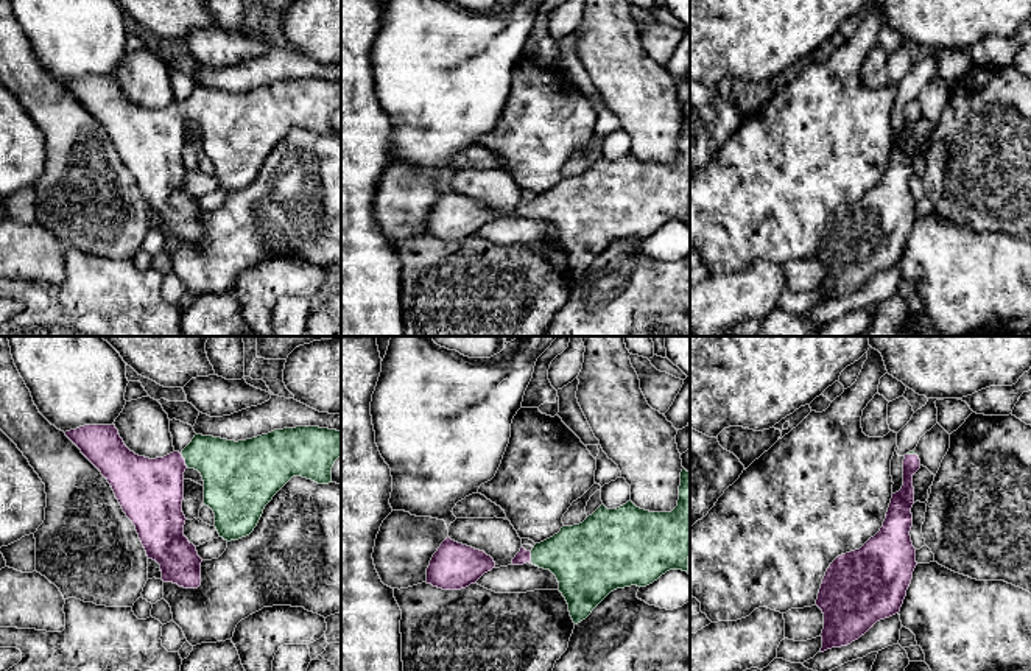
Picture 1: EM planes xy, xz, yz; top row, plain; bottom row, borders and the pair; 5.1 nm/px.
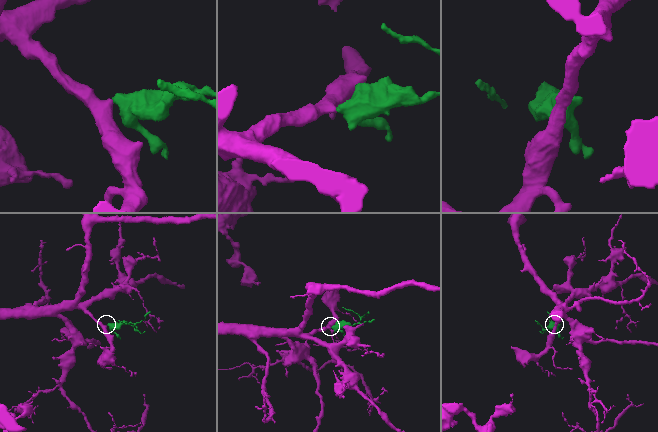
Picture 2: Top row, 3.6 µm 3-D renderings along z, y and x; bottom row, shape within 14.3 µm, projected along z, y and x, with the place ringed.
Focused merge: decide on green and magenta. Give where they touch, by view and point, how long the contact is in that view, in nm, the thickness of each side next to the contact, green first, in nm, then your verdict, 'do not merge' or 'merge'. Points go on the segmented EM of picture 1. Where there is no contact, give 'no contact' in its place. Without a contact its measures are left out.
xy (184, 458) | 80 nm | 300/340 nm | merge

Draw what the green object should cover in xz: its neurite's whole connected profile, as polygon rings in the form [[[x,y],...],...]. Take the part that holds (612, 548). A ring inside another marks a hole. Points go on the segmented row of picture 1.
[[[682,469],[679,500],[671,512],[649,512],[637,508],[632,501],[617,509],[601,504],[582,523],[562,526],[558,534],[536,543],[531,551],[522,546],[511,565],[530,562],[550,570],[559,582],[559,592],[568,604],[573,623],[578,624],[617,588],[646,587],[670,570],[688,573],[688,557],[690,472]]]

